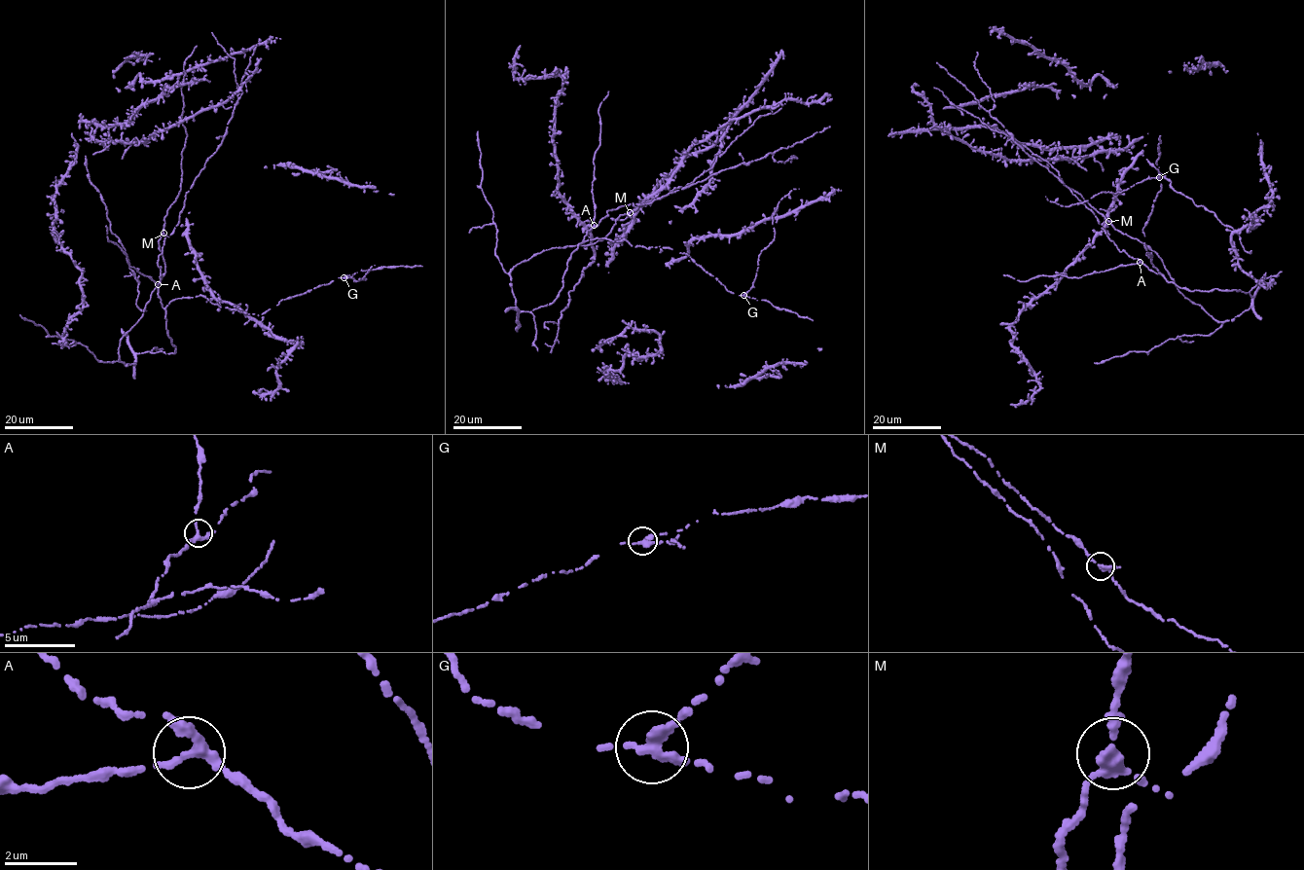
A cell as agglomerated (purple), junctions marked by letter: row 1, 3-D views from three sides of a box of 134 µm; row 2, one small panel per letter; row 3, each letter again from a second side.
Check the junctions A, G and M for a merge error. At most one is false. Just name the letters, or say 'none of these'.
G

